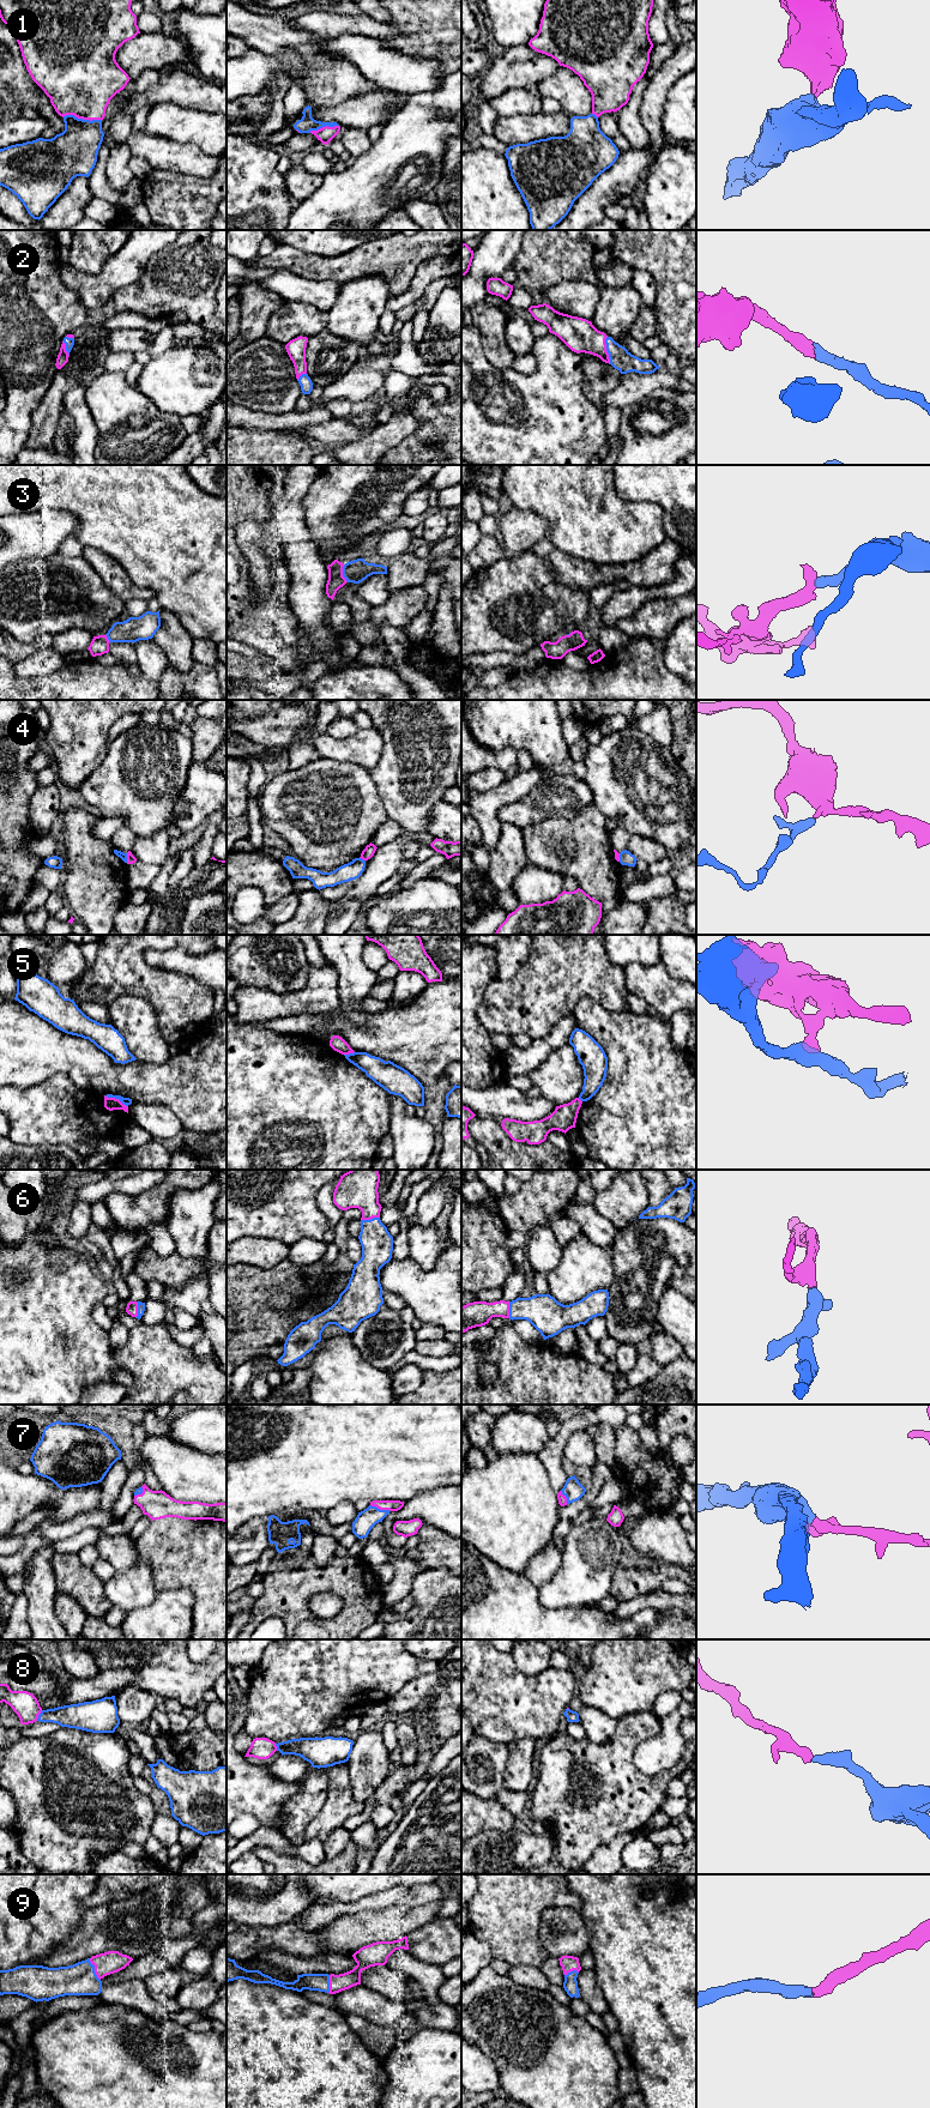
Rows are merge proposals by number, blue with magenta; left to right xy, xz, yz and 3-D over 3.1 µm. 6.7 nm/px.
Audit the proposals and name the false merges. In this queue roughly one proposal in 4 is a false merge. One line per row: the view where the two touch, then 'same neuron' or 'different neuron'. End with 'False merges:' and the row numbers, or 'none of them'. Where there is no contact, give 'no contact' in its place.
1: contact in xy; same neuron
2: contact in yz; same neuron
3: contact in xz; same neuron
4: contact in xy; different neuron
5: contact in xy; different neuron
6: contact in xz; same neuron
7: contact in xz; same neuron
8: contact in xy; same neuron
9: contact in xy; same neuron
False merges: 4, 5

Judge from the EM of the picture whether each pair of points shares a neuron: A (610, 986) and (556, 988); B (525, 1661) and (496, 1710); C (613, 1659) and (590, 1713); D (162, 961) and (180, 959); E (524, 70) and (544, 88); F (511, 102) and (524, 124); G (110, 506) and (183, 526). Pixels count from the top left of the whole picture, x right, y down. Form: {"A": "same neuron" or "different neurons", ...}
{"A": "same neuron", "B": "different neurons", "C": "different neurons", "D": "same neuron", "E": "different neurons", "F": "different neurons", "G": "same neuron"}

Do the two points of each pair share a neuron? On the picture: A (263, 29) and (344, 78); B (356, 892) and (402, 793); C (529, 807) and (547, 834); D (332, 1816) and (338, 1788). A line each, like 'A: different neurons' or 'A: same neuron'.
A: same neuron
B: same neuron
C: different neurons
D: same neuron

